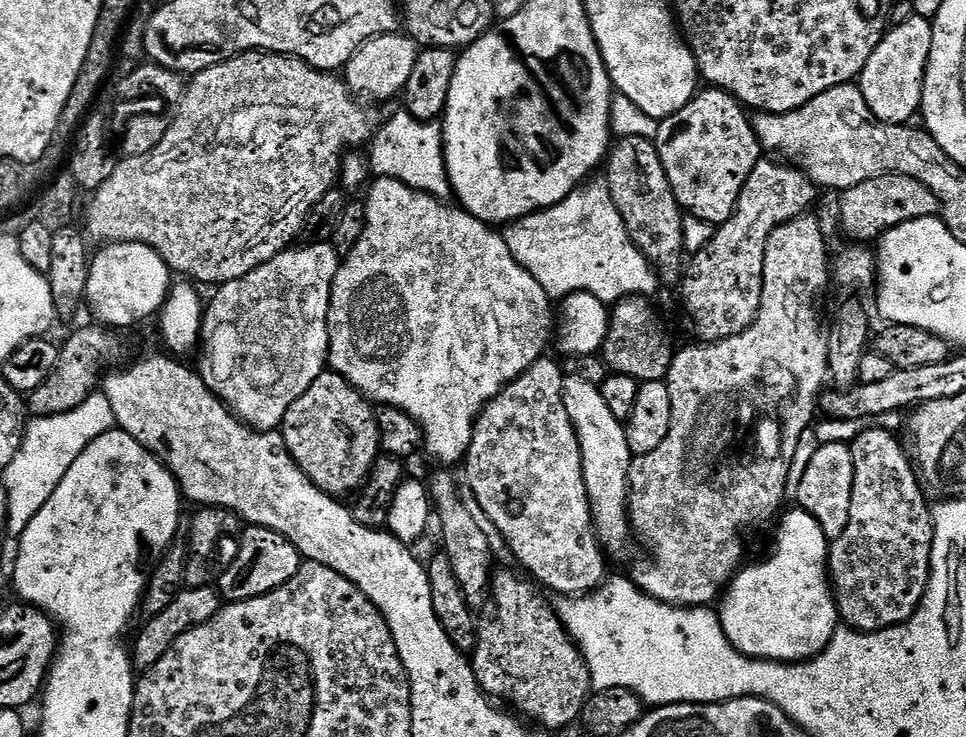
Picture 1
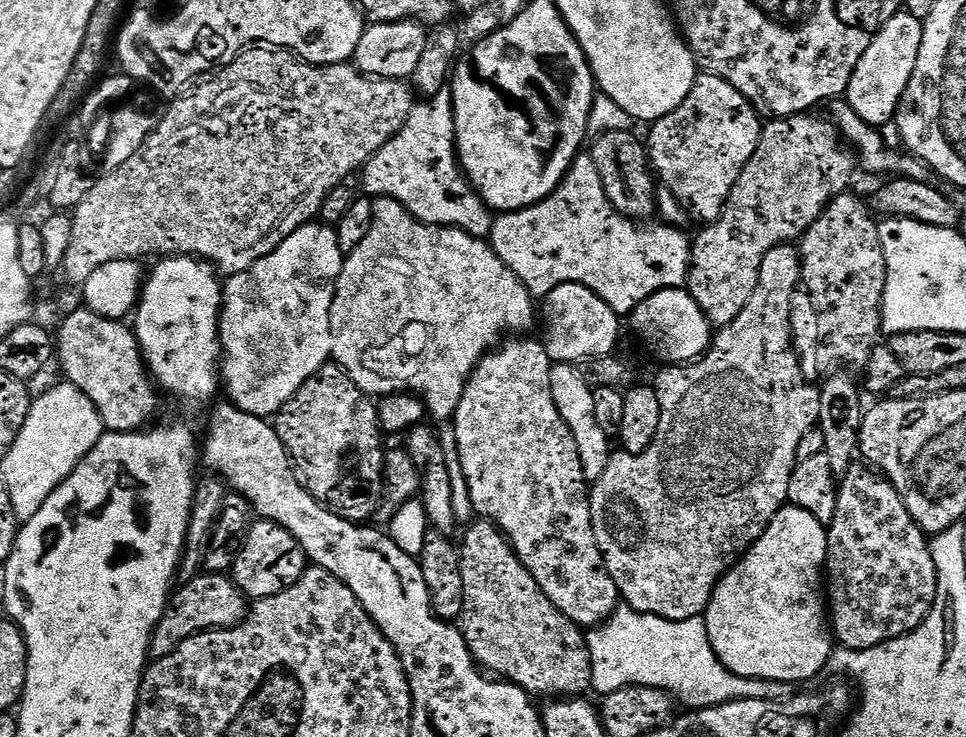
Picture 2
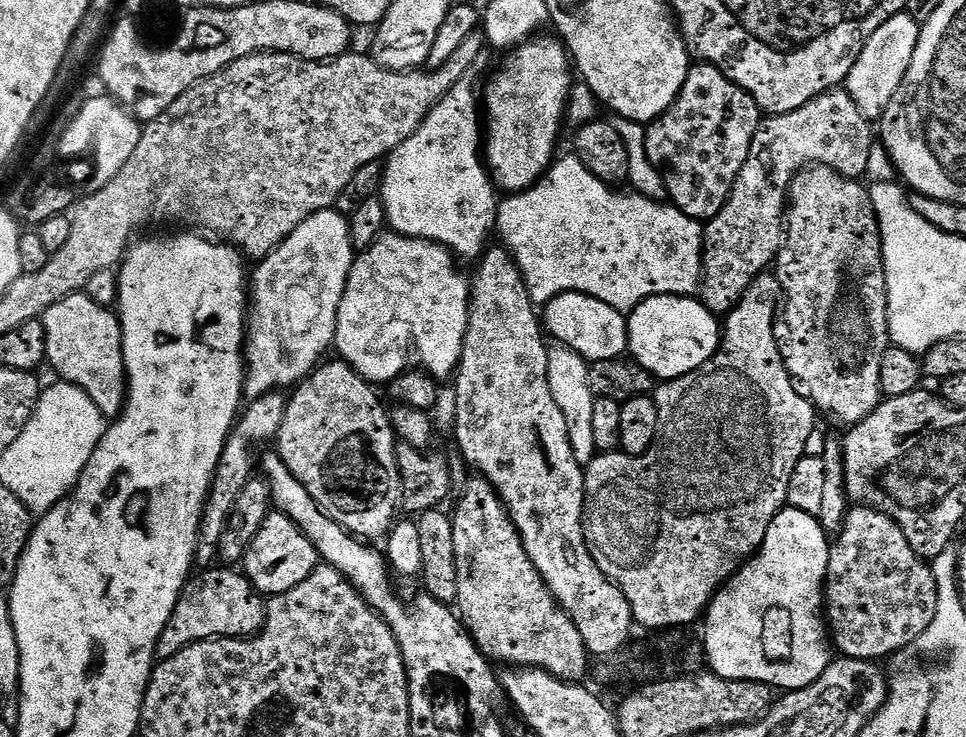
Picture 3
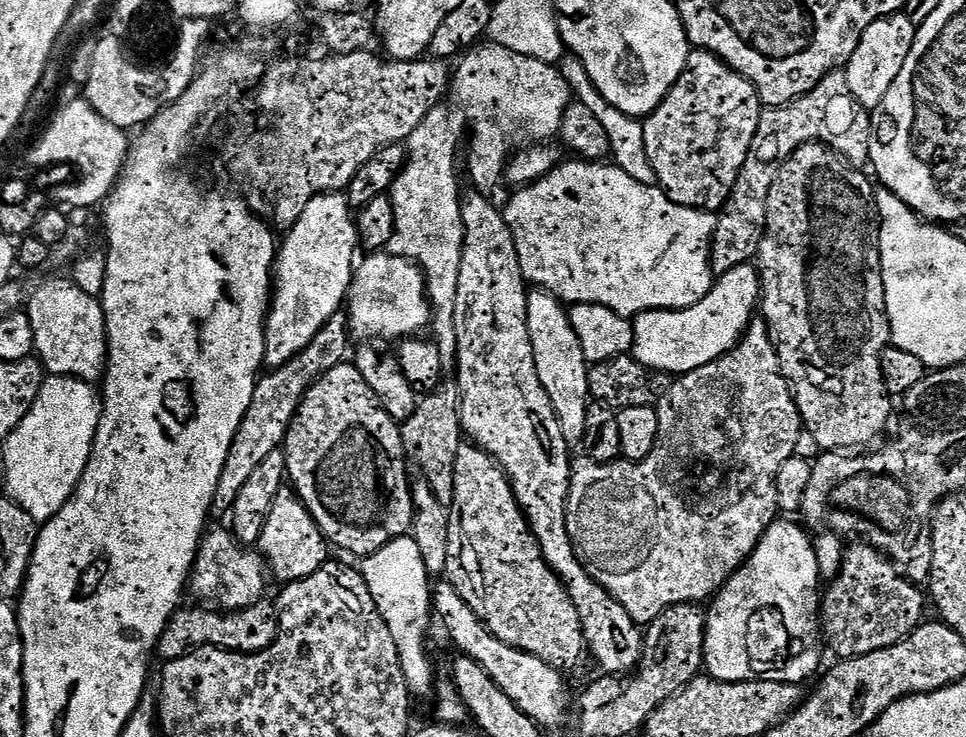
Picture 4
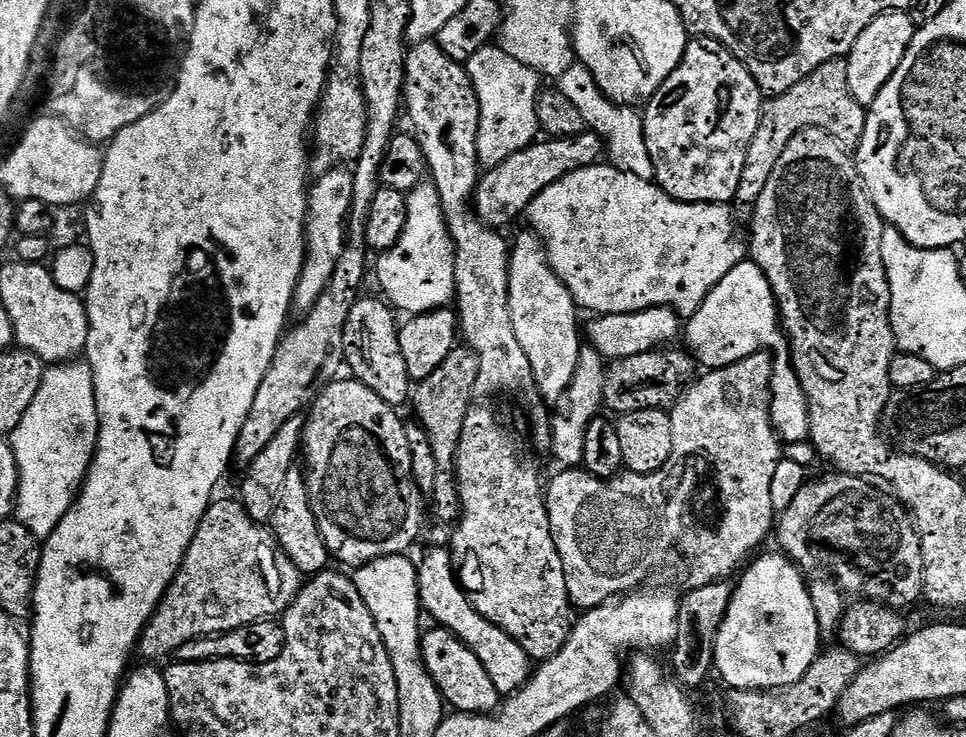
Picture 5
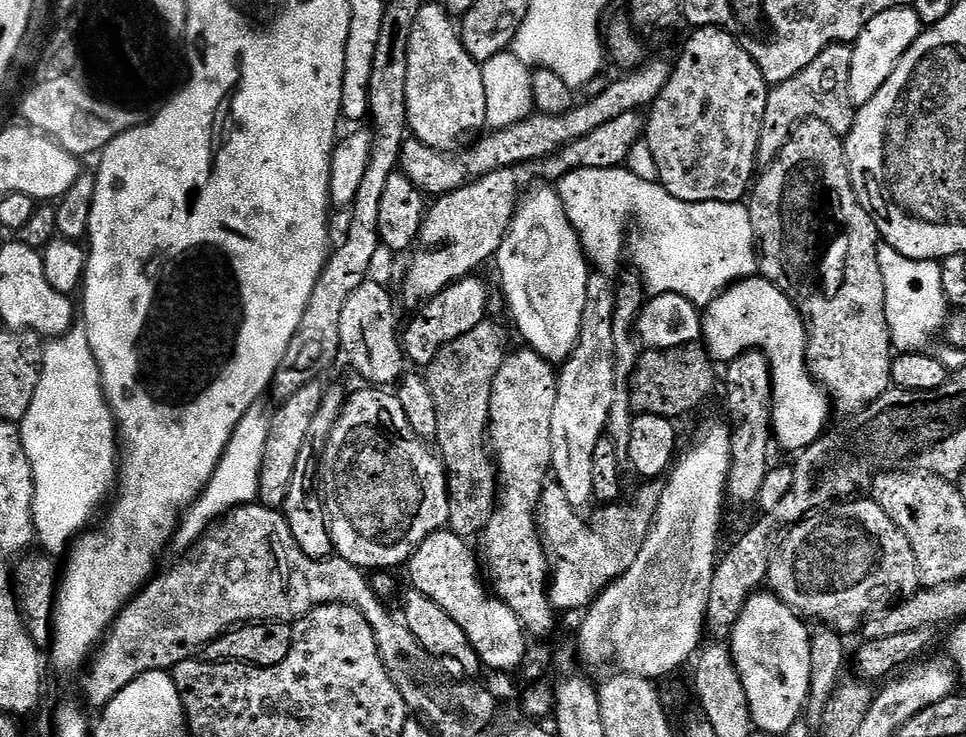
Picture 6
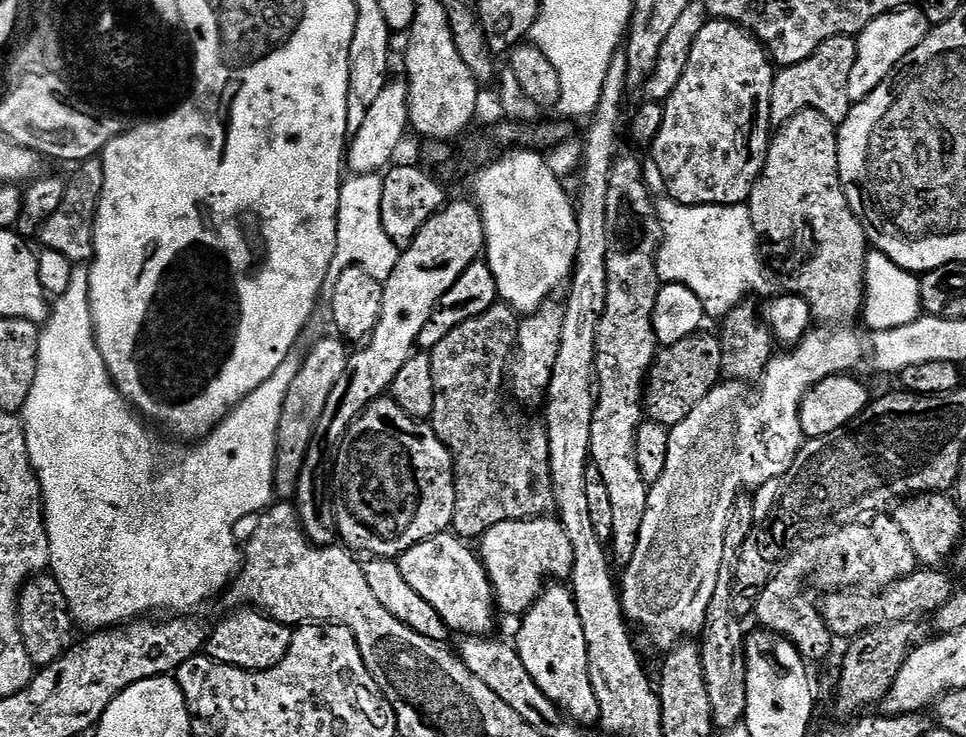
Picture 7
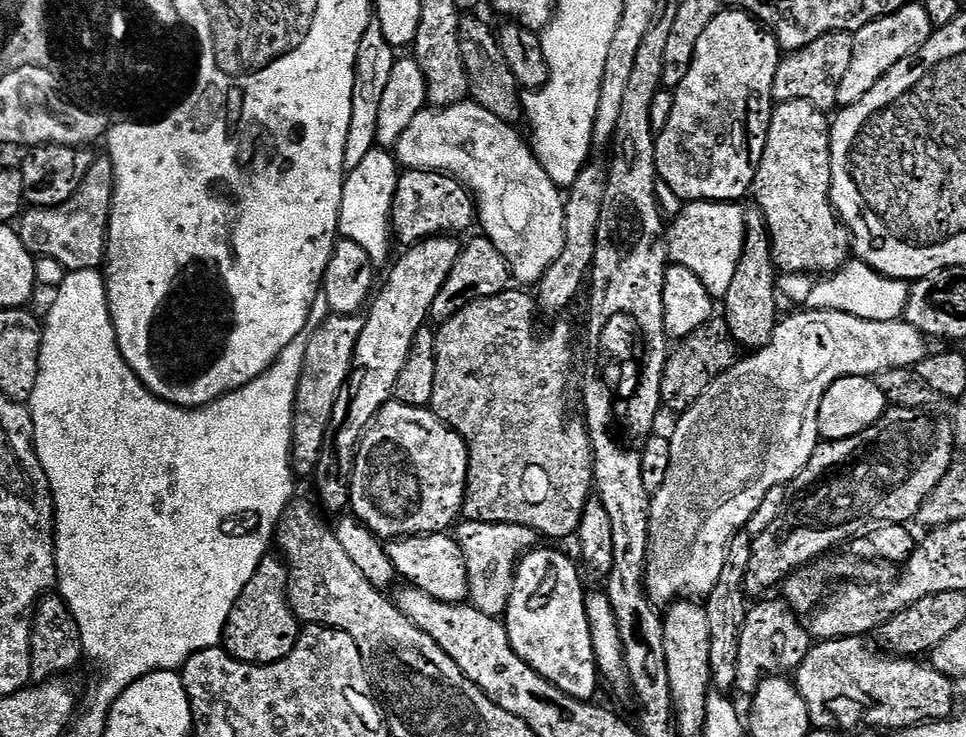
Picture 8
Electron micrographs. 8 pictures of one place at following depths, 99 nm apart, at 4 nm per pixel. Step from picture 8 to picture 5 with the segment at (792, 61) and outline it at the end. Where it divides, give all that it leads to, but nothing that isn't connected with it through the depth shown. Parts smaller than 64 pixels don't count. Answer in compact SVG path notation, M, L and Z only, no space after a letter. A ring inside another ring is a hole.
M847 59L831 60L818 66L818 70L802 78L798 86L786 90L786 94L771 97L763 105L758 130L754 130L754 142L750 142L750 150L746 154L746 166L742 170L742 182L738 182L735 203L755 205L766 182L770 182L770 174L778 158L782 158L782 150L786 150L794 134L807 128L826 128L845 149L852 150L860 143L865 126L865 105L857 102L850 94Z

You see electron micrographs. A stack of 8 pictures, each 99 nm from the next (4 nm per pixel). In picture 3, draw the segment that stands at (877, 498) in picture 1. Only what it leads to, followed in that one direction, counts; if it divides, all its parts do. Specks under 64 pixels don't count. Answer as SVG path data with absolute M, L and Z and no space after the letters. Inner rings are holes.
M852 506L849 507L848 515L844 518L844 524L839 532L835 533L830 544L828 553L828 579L826 581L826 620L830 625L830 640L835 651L841 657L849 660L870 660L873 662L883 661L883 656L892 656L895 652L900 652L903 648L911 649L915 645L919 636L924 633L926 626L934 622L934 614L938 610L938 586L932 573L929 561L923 560L918 553L912 549L912 544L908 541L908 536L887 516L884 512L879 512L876 506Z

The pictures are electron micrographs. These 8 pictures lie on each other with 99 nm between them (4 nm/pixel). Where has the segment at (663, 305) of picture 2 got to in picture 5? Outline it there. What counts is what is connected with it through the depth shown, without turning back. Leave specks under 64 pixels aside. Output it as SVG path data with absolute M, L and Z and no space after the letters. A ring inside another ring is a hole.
M745 258L739 264L735 264L710 290L710 294L702 302L702 306L695 312L686 324L686 336L688 332L687 351L694 357L697 365L705 364L705 369L725 368L742 358L750 358L755 352L767 352L774 357L772 370L772 388L774 389L774 419L772 429L785 445L805 443L808 440L808 399L804 397L802 386L798 382L798 374L792 365L792 358L788 351L788 342L780 323L780 312L776 309L776 299L770 290L770 282L762 274L762 270L751 258Z

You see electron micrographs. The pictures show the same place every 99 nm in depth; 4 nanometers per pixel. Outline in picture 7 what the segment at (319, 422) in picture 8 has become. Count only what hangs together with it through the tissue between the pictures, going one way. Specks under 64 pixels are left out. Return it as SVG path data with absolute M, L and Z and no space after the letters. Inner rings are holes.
M332 336L322 337L308 353L303 353L298 374L286 394L286 402L282 402L282 418L278 418L272 487L275 499L280 502L295 501L298 477L302 474L302 465L306 463L306 450L310 450L310 438L314 438L318 418L322 418L322 410L326 410L326 402L334 391L334 385L338 383L338 378L342 378L342 370L346 370L348 365L349 345L343 339Z

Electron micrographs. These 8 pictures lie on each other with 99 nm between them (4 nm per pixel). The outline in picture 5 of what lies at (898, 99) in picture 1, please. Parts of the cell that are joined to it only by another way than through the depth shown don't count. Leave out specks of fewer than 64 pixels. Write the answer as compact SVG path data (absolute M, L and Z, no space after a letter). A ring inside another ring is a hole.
M907 11L887 12L874 18L874 22L870 22L870 26L866 26L862 34L858 34L858 42L854 42L852 51L846 57L850 94L857 102L865 106L871 106L875 102L882 86L886 86L894 70L898 70L916 29L917 25L912 23Z

